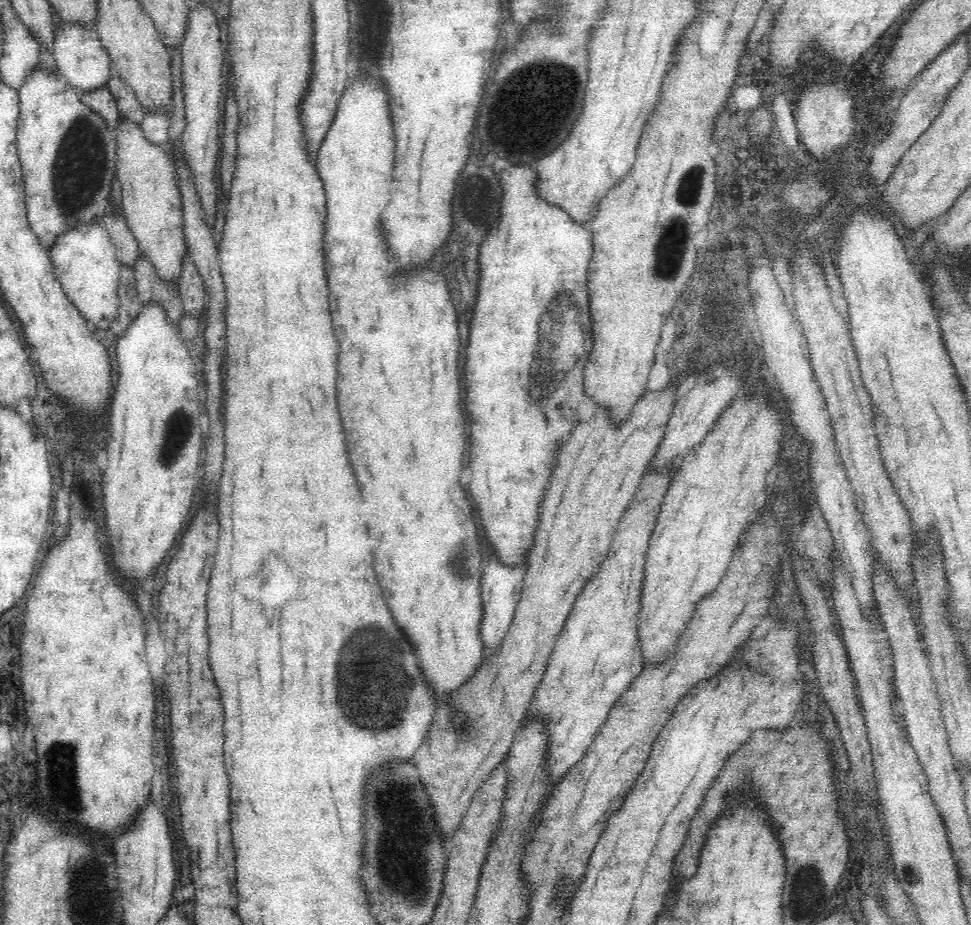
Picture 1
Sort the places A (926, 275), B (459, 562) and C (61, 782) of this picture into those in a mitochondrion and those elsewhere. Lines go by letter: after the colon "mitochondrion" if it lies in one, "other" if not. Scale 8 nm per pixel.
A: other
B: mitochondrion
C: mitochondrion

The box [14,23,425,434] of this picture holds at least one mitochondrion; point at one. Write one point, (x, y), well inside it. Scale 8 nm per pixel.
(80, 166)

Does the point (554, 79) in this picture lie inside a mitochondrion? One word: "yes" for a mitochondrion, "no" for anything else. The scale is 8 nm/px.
yes

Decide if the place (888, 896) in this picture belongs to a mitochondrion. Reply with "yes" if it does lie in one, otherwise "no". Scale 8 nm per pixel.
no

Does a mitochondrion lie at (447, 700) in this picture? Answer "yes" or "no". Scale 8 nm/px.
no

